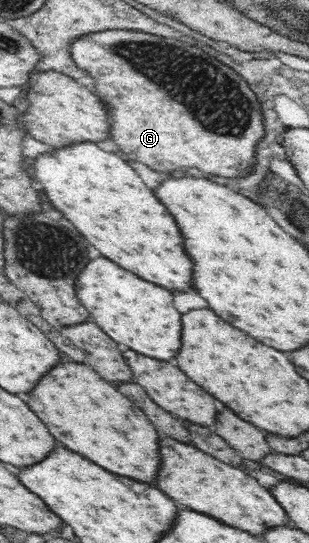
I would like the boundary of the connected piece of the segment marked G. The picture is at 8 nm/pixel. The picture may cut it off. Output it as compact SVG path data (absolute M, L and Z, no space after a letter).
M106 31L98 34L91 34L72 44L74 62L79 68L90 72L90 77L95 81L95 92L100 95L101 99L107 104L110 111L110 122L112 122L112 141L119 147L120 154L130 161L144 163L160 173L167 176L188 176L189 174L197 175L216 175L216 177L226 177L226 179L244 179L252 175L256 167L256 151L258 145L266 139L266 120L262 114L263 106L261 100L256 96L256 92L250 88L246 78L240 73L234 73L228 65L222 61L210 57L209 53L184 43L182 40L171 38L160 38L150 36L149 34L138 34L128 31Z

